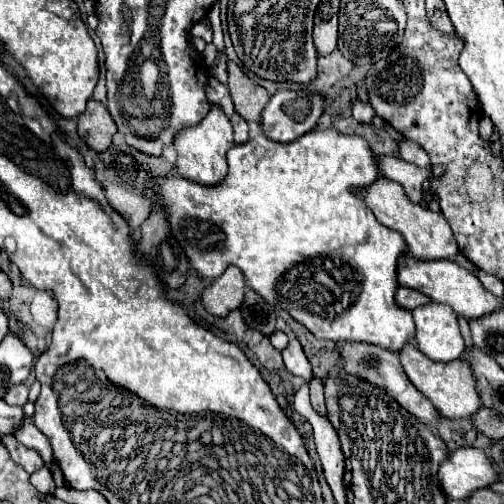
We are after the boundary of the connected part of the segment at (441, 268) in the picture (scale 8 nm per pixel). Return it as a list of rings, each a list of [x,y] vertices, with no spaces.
[[[405,254],[399,260],[397,280],[399,280],[399,286],[419,290],[421,294],[429,296],[433,302],[449,304],[457,314],[465,316],[467,320],[485,316],[501,308],[501,300],[495,298],[489,290],[485,290],[477,280],[477,276],[467,268],[459,266],[455,260],[431,260],[431,264],[427,264],[427,260],[415,260],[411,254]]]

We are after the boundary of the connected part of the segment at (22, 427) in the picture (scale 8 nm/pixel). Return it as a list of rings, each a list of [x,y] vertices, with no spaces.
[[[31,418],[23,420],[23,424],[19,424],[19,432],[15,432],[15,438],[25,444],[27,448],[33,448],[41,454],[41,458],[45,460],[47,468],[53,472],[53,478],[55,478],[55,484],[57,486],[63,486],[65,484],[65,478],[63,478],[63,472],[61,468],[57,466],[55,458],[53,458],[53,452],[51,452],[51,446],[47,442],[47,438],[37,430],[37,426],[31,422]]]

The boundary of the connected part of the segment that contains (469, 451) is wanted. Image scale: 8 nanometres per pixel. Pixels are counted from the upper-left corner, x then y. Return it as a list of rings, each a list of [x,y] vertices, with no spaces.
[[[459,448],[439,464],[439,484],[447,500],[465,500],[473,490],[497,480],[493,464],[477,448]]]

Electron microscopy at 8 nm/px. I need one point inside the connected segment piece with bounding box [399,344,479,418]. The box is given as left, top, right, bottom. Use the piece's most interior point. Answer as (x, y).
(450, 386)

